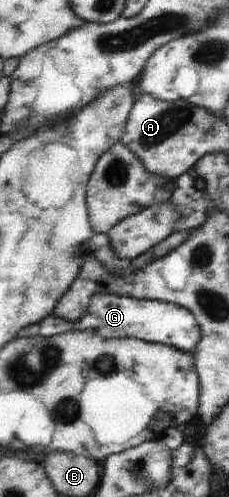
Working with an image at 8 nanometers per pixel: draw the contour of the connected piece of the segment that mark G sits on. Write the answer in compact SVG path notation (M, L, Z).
M97 293L91 298L87 312L75 322L50 314L40 322L39 335L45 338L69 331L92 331L103 338L137 338L164 344L194 354L201 340L201 328L187 308L158 300L121 297L113 293Z

